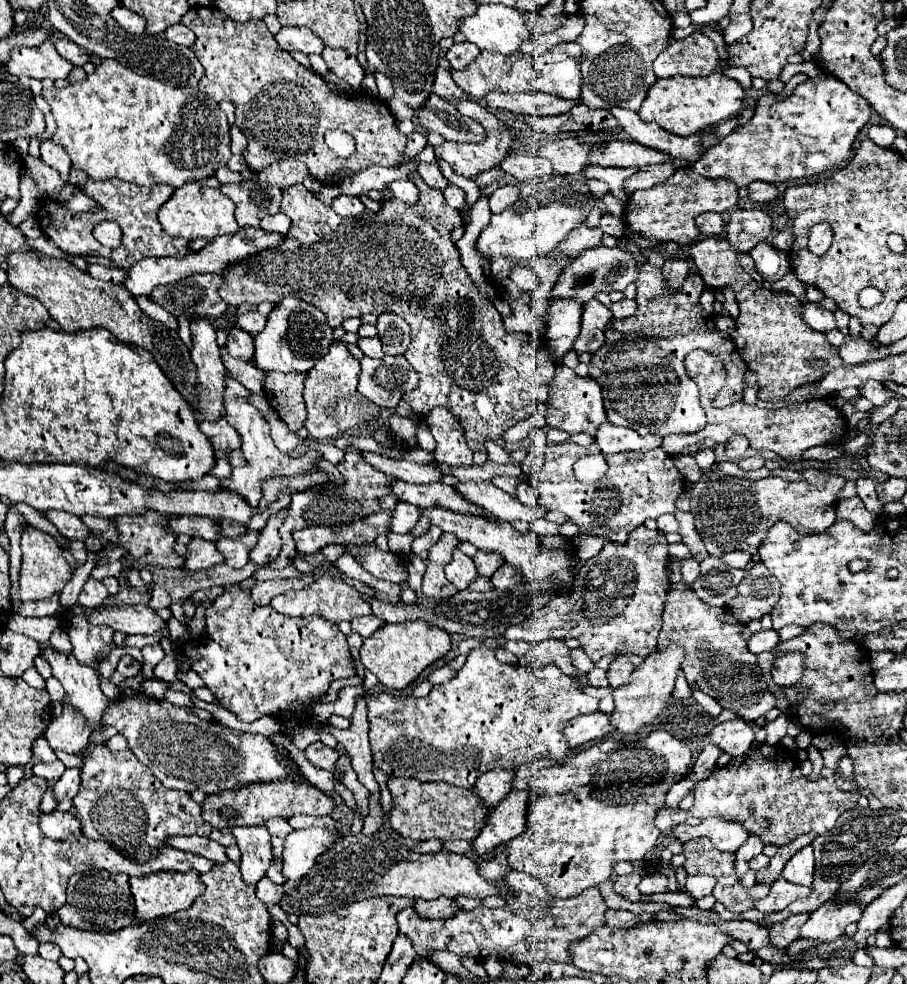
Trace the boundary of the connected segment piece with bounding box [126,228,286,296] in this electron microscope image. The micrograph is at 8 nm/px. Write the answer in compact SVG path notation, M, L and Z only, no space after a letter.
M240 228L236 234L218 236L216 240L212 240L202 250L184 254L184 256L174 256L174 258L142 258L138 262L138 266L132 266L128 270L126 290L130 294L134 294L134 296L150 294L150 290L154 290L154 286L174 284L174 282L178 282L182 278L188 278L192 274L198 274L198 272L222 272L222 270L228 270L230 266L234 266L236 262L246 262L246 258L252 258L254 254L260 254L262 250L268 250L268 248L274 248L274 246L282 244L284 238L286 238L284 234L270 234L270 232L264 232L260 228Z

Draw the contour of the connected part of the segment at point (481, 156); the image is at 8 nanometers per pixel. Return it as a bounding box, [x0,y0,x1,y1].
[434,98,518,178]

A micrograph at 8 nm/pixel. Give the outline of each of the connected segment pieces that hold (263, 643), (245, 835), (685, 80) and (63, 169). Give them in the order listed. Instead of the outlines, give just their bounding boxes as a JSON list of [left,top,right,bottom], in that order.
[[190,584,356,722],[234,826,274,886],[638,72,744,136],[40,140,72,180]]

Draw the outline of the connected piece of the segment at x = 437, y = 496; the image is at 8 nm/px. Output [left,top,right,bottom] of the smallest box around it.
[390,480,492,516]

